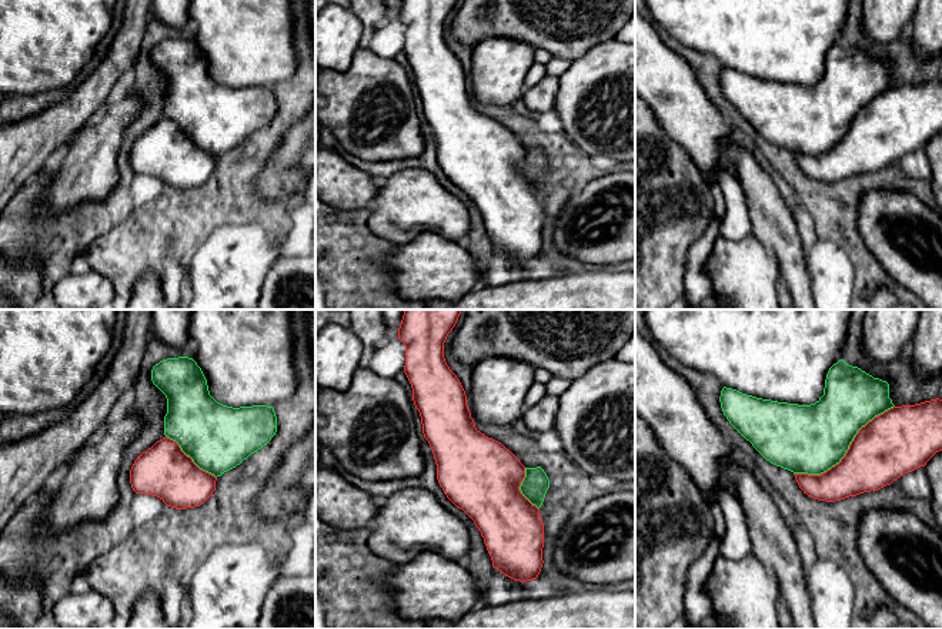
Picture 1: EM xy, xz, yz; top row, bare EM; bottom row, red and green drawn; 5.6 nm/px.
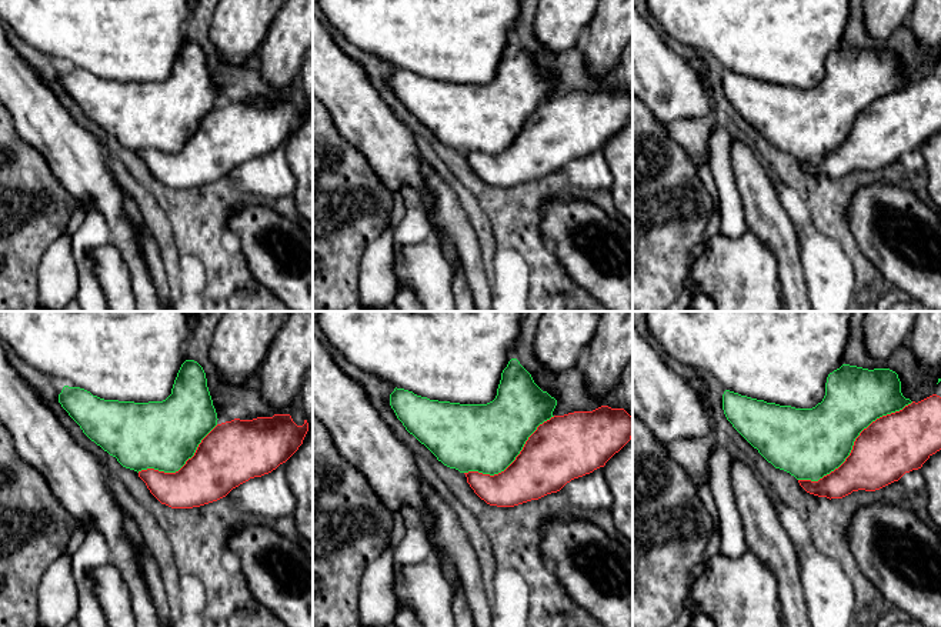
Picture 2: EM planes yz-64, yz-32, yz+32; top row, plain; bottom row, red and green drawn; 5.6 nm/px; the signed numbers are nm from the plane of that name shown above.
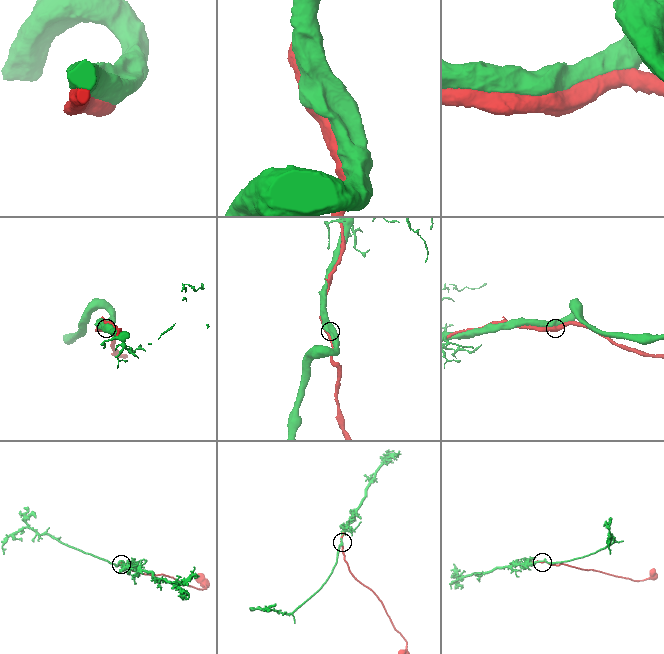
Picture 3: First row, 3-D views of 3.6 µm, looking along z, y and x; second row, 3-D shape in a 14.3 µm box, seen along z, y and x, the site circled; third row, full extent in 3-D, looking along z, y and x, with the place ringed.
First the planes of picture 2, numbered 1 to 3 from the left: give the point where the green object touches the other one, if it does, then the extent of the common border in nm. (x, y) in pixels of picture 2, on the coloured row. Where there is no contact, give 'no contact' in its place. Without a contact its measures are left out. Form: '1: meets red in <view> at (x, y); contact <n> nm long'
1: meets red in yz-64 at (182, 467); contact 550 nm long
2: meets red in yz-32 at (514, 460); contact 600 nm long
3: meets red in yz+32 at (854, 443); contact 800 nm long

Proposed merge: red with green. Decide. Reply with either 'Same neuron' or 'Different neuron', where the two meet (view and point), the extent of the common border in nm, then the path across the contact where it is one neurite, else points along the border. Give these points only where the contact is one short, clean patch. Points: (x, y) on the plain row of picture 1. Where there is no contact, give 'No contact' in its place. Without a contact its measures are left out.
Same neuron. Touches red at yz (847, 131). Shared border 700 nm

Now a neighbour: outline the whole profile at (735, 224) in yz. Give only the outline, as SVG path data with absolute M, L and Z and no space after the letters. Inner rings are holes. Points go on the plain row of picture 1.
M721 140L718 161L718 184L725 200L725 214L721 220L718 237L739 241L752 232L752 223L745 201L744 190L731 170L732 140Z

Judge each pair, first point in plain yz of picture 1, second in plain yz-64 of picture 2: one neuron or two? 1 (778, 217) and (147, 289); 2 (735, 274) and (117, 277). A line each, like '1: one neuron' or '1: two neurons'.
1: two neurons
2: one neuron

